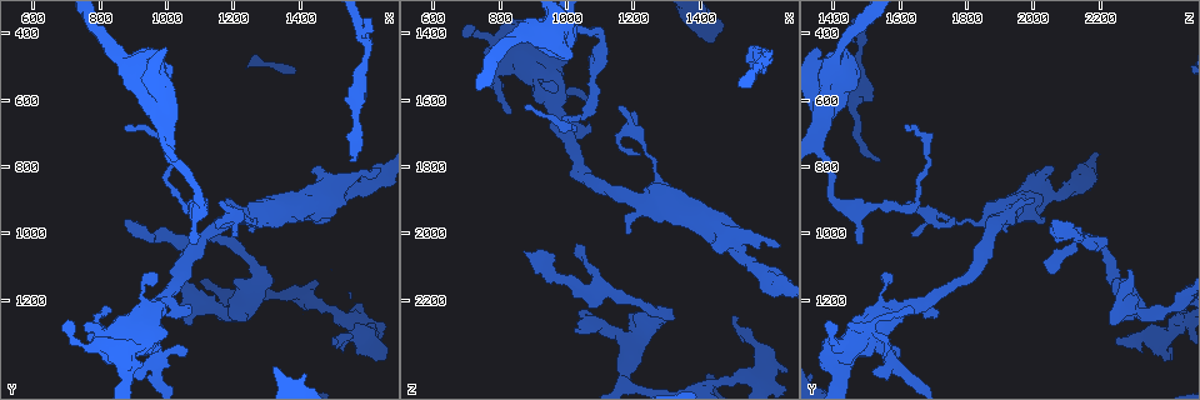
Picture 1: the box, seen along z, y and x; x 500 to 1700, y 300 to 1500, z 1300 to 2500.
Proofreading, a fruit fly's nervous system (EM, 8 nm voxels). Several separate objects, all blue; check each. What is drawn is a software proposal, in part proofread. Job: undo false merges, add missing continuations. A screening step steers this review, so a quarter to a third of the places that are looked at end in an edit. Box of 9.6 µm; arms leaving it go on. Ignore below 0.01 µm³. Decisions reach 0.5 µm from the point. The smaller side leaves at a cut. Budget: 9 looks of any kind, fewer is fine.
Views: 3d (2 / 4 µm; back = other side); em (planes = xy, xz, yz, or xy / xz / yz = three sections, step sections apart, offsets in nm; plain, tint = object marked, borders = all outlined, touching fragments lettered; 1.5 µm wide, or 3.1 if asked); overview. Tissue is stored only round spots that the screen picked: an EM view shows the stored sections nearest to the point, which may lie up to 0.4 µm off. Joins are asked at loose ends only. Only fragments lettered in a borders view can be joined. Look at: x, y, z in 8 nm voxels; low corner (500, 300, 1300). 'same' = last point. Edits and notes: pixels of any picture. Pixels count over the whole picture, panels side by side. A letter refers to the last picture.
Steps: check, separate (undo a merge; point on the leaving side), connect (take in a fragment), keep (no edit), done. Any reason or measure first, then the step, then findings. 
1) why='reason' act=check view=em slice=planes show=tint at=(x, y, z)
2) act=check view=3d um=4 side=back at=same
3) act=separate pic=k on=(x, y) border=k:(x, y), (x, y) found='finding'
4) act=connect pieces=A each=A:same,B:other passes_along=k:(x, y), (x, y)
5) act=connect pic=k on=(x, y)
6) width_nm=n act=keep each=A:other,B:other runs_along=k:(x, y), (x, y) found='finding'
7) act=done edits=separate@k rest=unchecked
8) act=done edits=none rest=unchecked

why='an open end' act=check view=em slice=xy step=4 show=plain at=(870, 970, 2060)

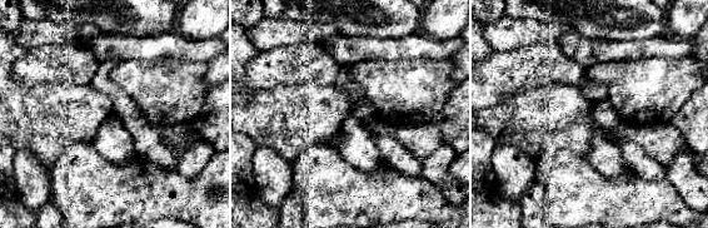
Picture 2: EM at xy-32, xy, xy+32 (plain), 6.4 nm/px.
why='see the neighbours' act=check view=em slice=xy step=4 show=borders at=same

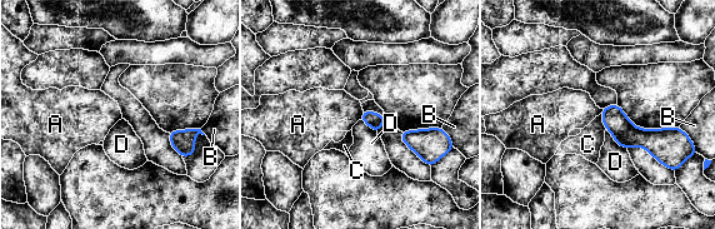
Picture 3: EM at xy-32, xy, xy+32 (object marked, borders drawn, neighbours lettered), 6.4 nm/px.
act=keep each=A:other,B:other,C:other,D:other runs_along=3:(605, 111), (633, 137), (674, 133) found='no lettered fragment goes on from it'

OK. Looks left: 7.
act=check view=3d um=2 at=(870, 680, 1620)

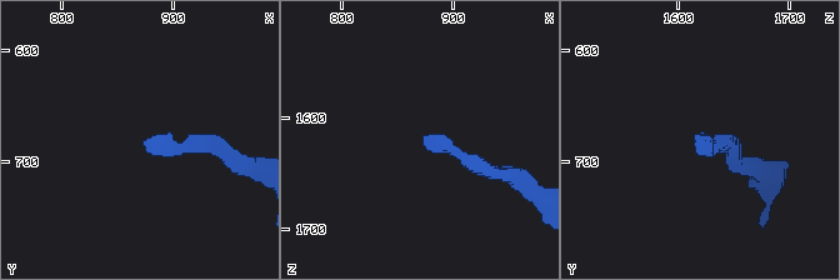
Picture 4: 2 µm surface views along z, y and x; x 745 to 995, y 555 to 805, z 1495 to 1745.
act=check view=em slice=planes show=tint at=(874, 680, 1616)

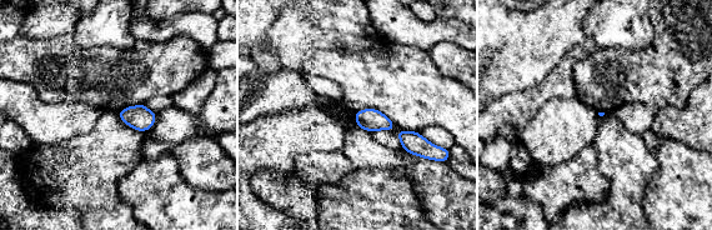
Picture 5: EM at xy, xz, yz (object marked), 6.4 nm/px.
why='see the neighbours' act=check view=em slice=planes show=borders at=same

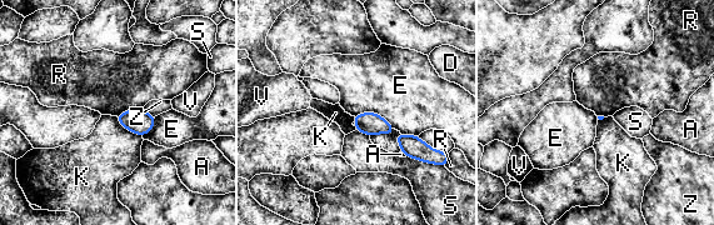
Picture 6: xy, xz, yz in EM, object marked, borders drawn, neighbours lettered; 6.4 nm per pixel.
act=keep each=A:other,D:other,E:other,K:other,R:other,S:other,V:other,Z:other border=6:(354, 115), (377, 113), (394, 128) found='none of them fits'

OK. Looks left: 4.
why='sudden change in width' act=check view=em slice=planes show=borders at=(870, 480, 1400)

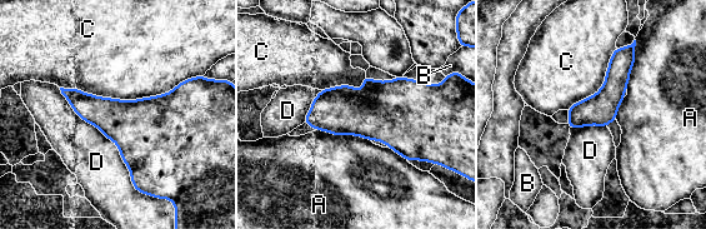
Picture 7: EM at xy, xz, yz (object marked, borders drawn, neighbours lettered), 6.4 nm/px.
act=keep each=A:other,B:other,C:other,D:other found='one neuron here'

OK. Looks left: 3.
why='an open end' act=check view=em slice=xz step=8 show=borders at=(1570, 790, 1540)

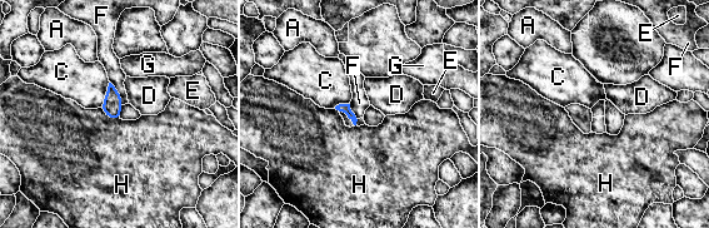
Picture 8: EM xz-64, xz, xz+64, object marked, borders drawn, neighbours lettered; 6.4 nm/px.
act=check view=em slice=xy step=4 show=borders at=same

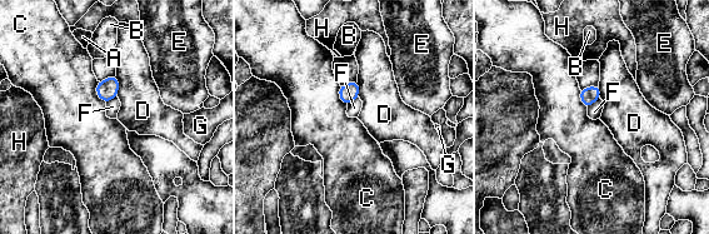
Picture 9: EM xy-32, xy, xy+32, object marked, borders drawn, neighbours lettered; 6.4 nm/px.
longest_contact=C:150nm act=keep each=A:other,B:other,C:other,D:other,E:other,F:other,G:other,H:other found='none of them fits'

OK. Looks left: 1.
act=done edits=none rest=unchecked

